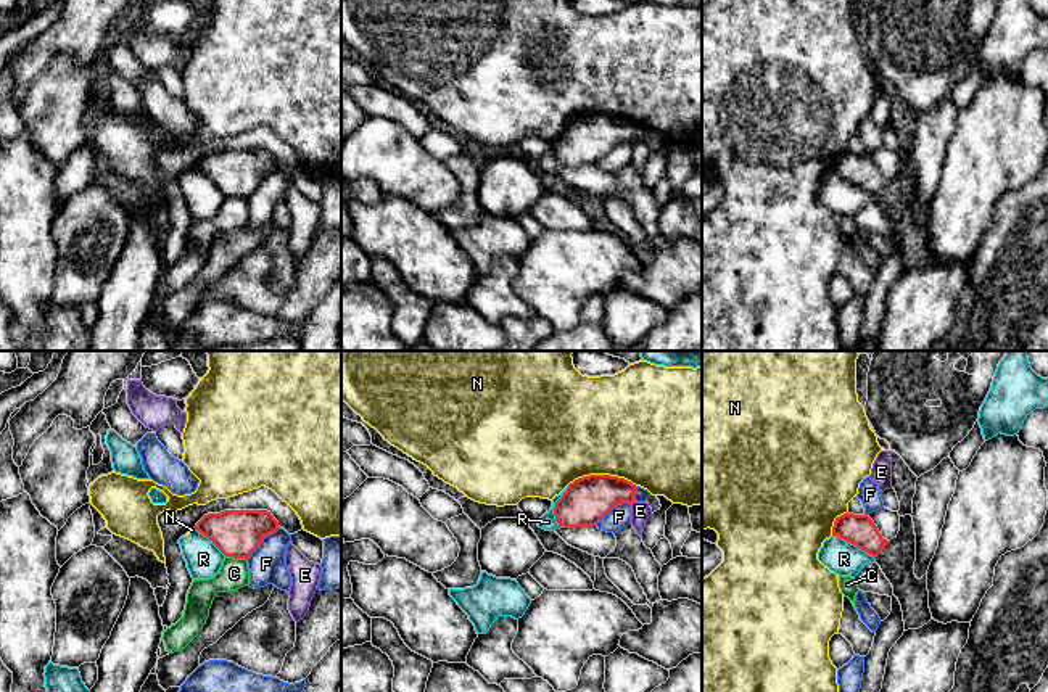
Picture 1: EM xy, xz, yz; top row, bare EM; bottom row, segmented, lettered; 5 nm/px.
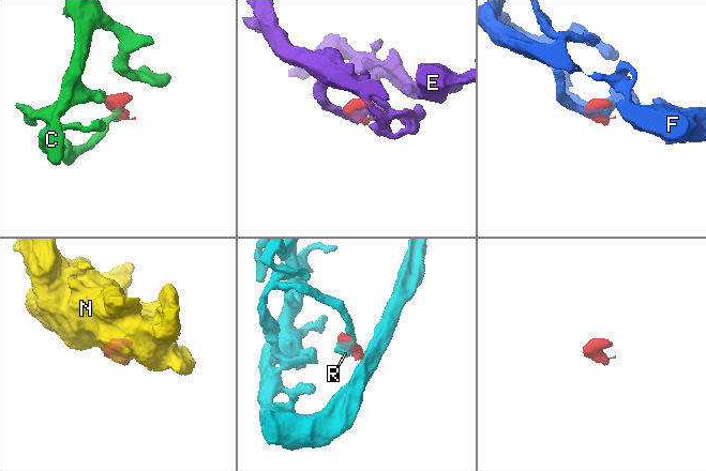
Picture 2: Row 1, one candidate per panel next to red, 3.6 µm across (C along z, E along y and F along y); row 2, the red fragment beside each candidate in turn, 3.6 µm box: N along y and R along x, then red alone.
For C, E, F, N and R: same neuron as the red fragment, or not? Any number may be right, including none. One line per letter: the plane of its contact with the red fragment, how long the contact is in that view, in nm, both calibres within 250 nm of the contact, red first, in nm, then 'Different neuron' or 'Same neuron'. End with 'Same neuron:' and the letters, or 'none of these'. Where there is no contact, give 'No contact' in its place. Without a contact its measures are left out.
C: Touches red in xy. Shared border 110 nm. Thickness 240 nm (red) against 150 nm. Different neuron
E: Touches red in xz. Shared border 30 nm. Thickness 240 nm (red) against 100 nm. Different neuron
F: Touches red in xy. Shared border 240 nm. Thickness 240 nm (red) against 180 nm. Different neuron
N: Touches red in xz. Shared border 360 nm. Thickness 240 nm (red) against 500 nm. Different neuron
R: Touches red in yz. Shared border 240 nm. Thickness 160 nm (red) against 170 nm. Different neuron
Same neuron: none of these

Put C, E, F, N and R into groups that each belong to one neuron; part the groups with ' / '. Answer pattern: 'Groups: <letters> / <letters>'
Groups: C / E / F / N / R

